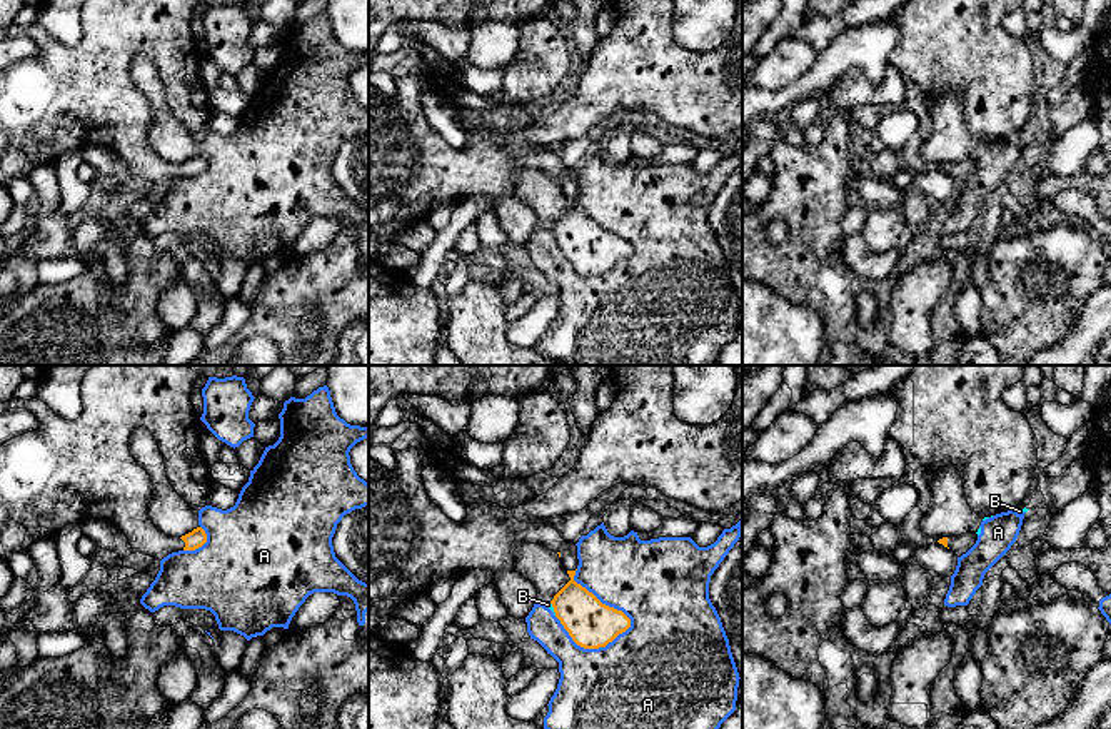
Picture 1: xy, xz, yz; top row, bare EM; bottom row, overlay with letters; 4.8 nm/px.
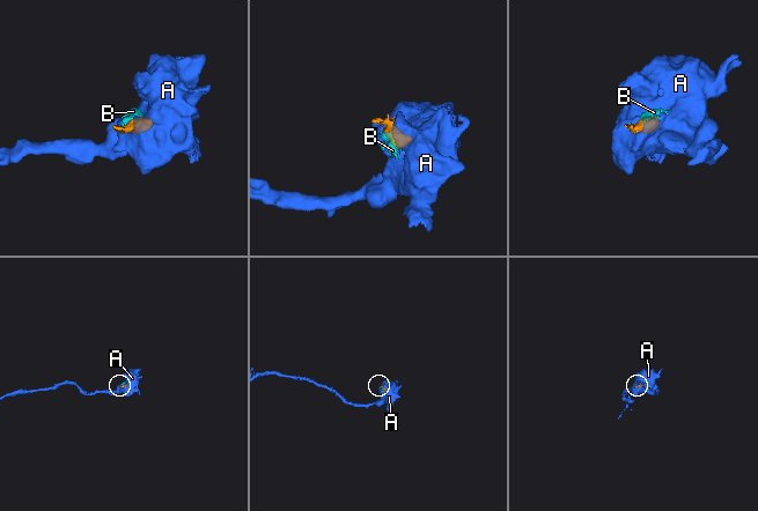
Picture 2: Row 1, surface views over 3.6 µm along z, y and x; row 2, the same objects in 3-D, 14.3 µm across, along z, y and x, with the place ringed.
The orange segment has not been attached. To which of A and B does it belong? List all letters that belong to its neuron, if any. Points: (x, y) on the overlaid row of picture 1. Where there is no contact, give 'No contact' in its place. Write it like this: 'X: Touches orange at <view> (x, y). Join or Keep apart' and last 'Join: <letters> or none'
A: Touches orange at xz (613, 608). Keep apart
B: Touches orange at xz (554, 609). Keep apart
Join: none

